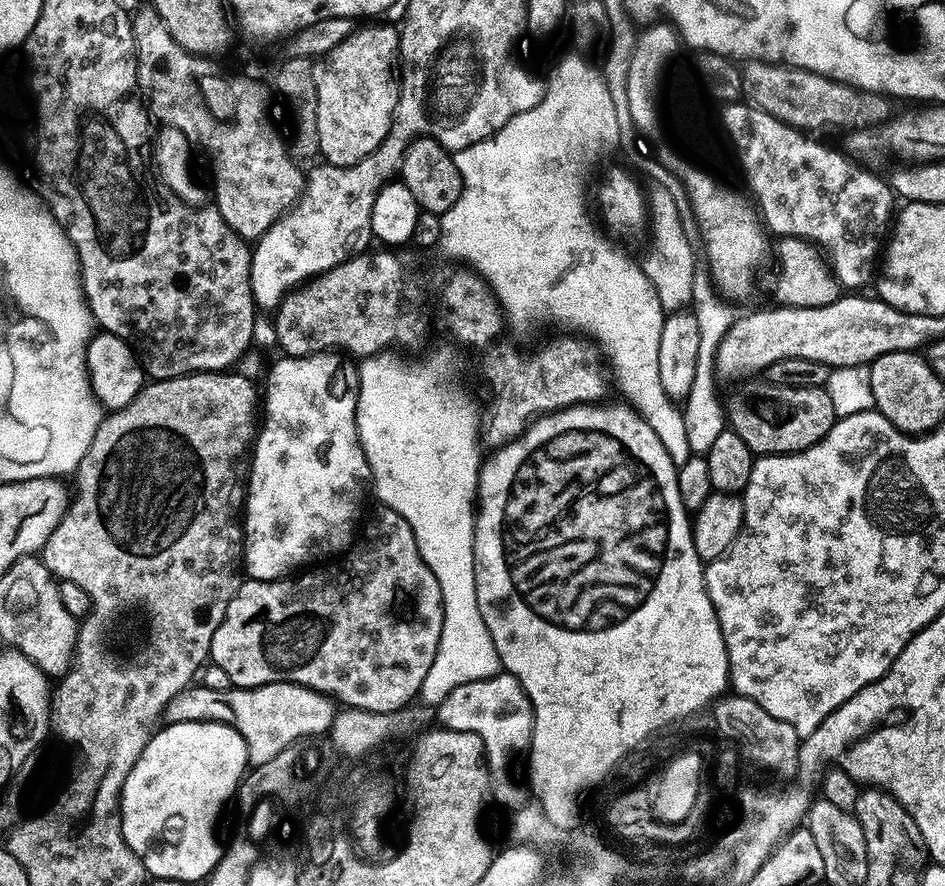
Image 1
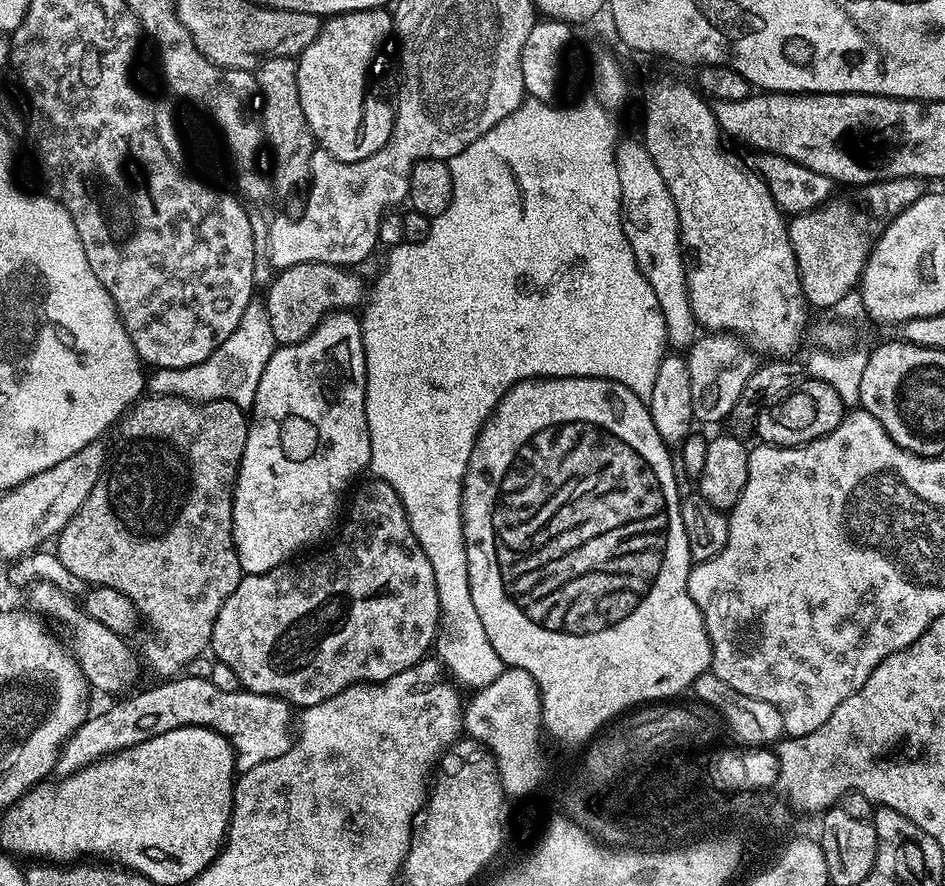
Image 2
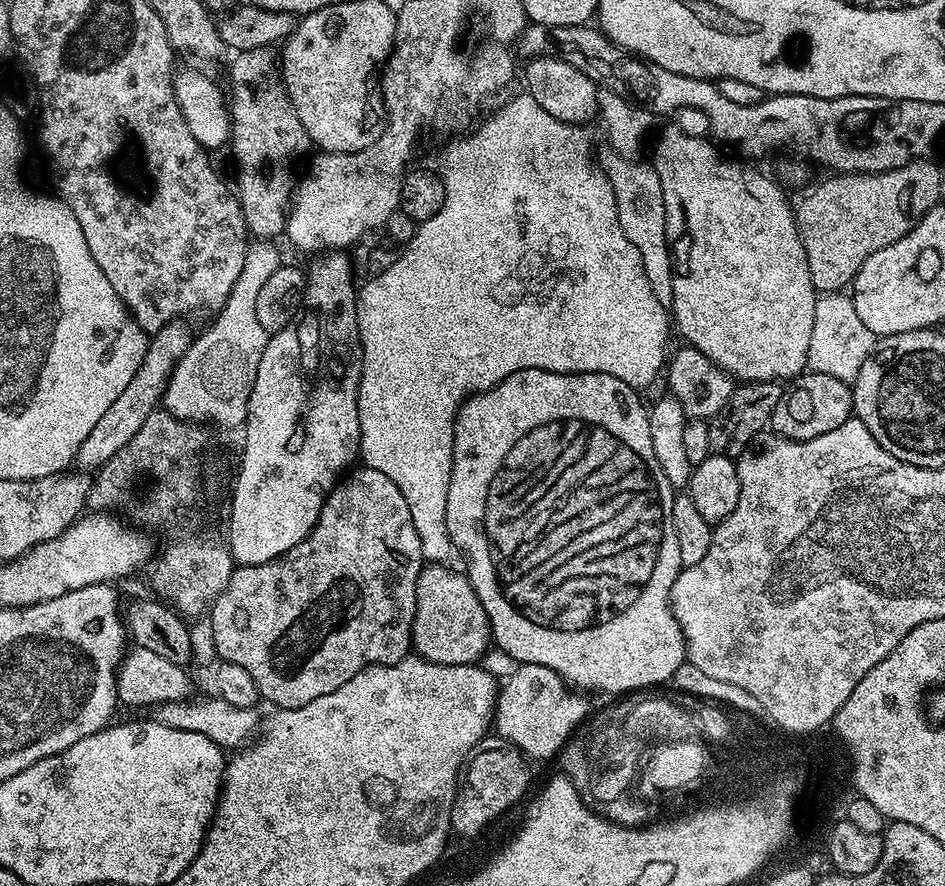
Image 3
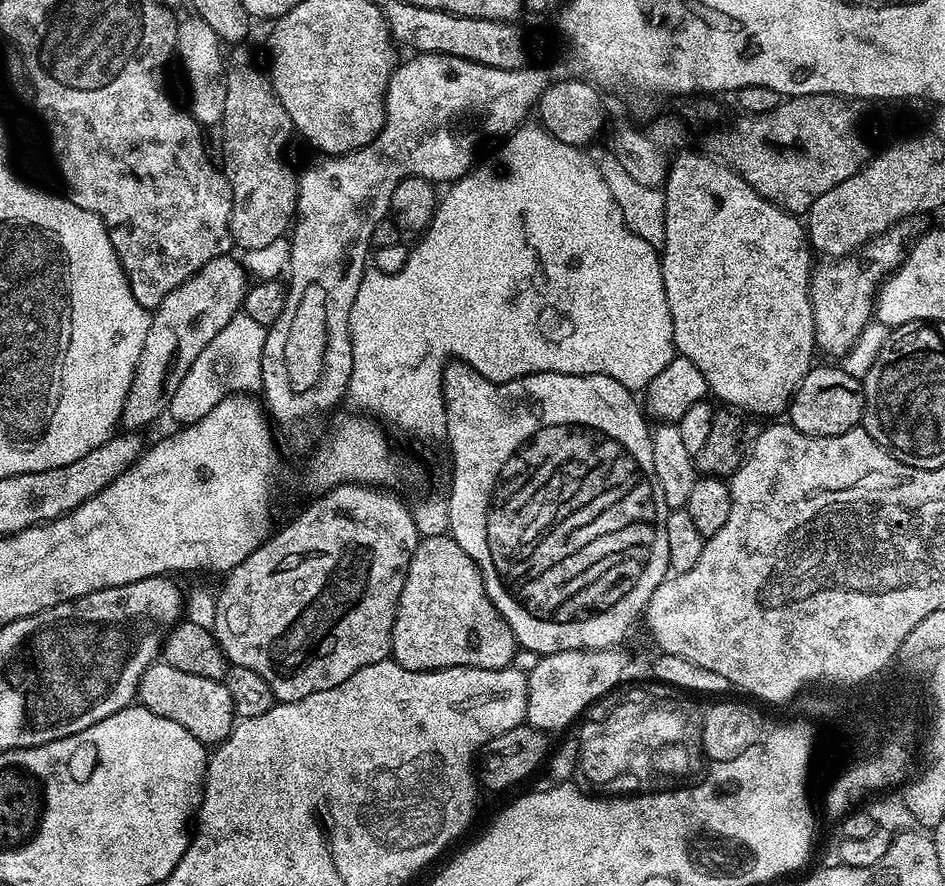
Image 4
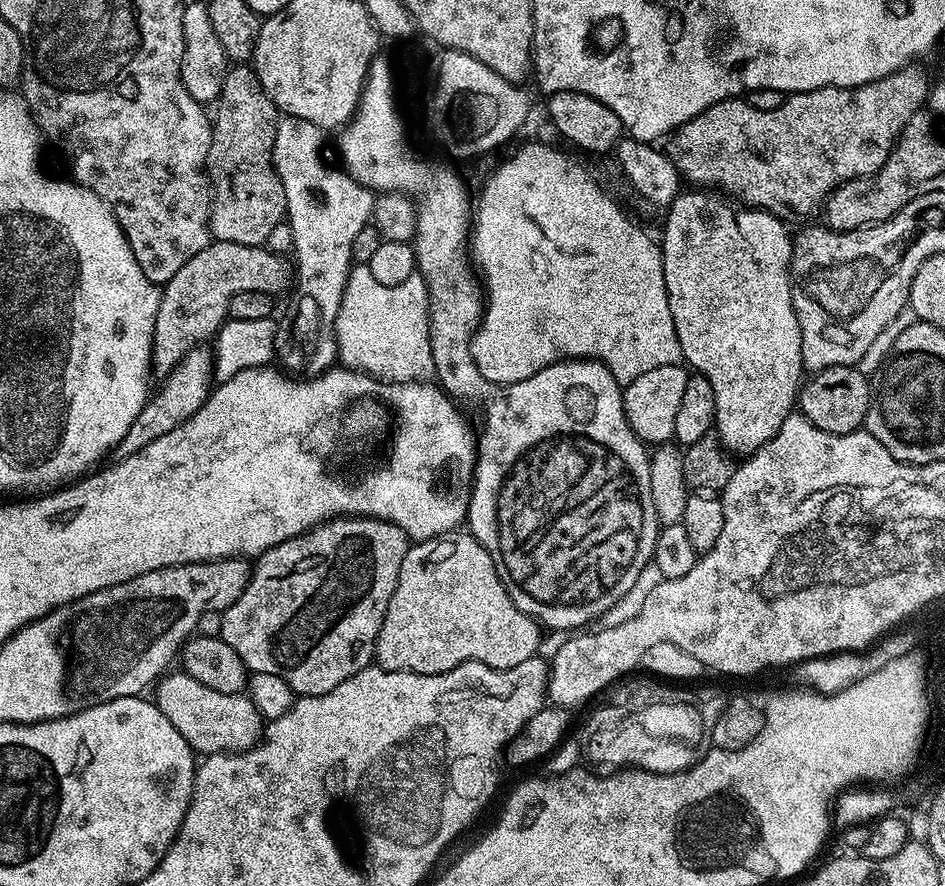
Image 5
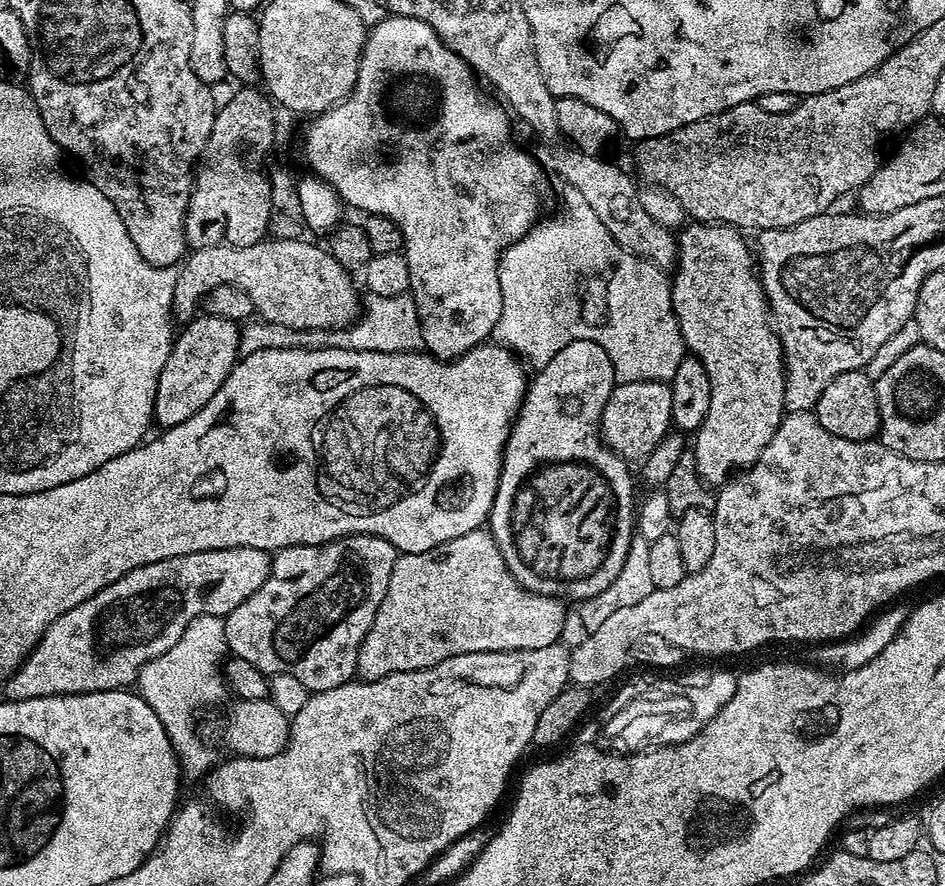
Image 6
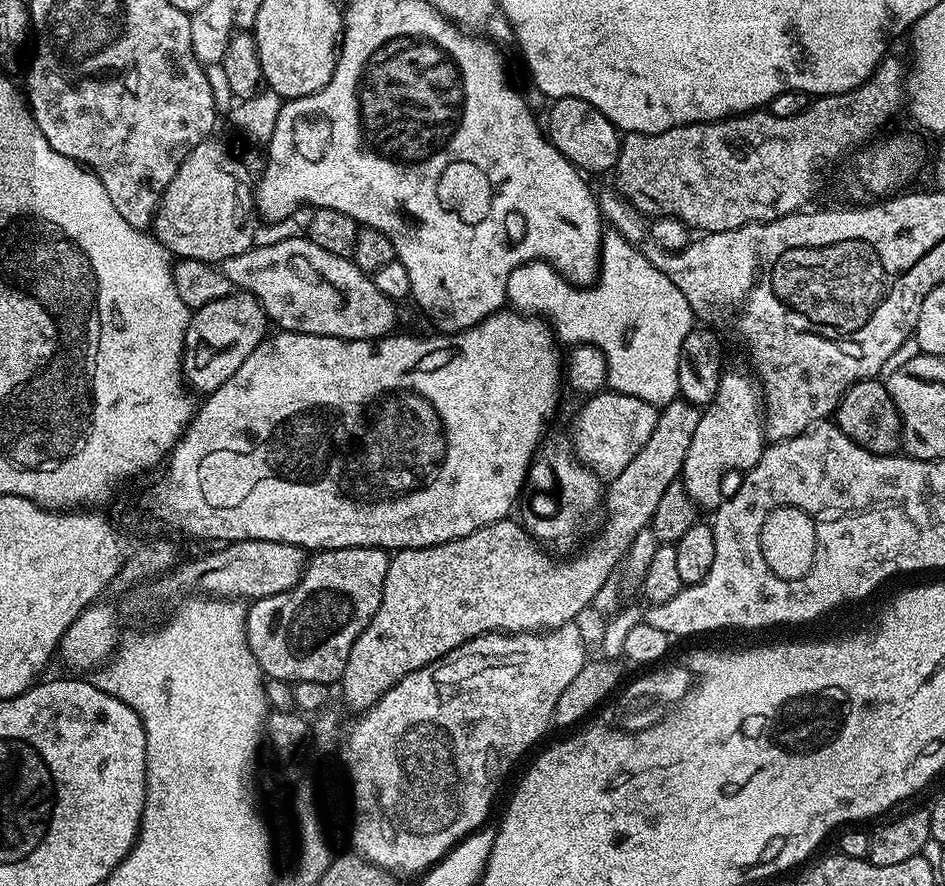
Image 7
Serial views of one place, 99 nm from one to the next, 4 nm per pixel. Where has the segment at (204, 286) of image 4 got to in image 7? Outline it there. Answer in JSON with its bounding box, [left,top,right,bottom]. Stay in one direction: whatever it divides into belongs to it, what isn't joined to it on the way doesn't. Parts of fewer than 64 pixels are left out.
[222,234,397,340]

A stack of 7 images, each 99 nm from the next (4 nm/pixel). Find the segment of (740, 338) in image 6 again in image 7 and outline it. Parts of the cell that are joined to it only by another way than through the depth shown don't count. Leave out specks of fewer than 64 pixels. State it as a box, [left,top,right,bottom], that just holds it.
[682,371,764,509]

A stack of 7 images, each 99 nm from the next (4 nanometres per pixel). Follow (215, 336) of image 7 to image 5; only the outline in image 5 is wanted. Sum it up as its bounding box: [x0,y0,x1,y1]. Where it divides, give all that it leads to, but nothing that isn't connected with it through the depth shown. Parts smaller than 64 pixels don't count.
[114,346,214,458]

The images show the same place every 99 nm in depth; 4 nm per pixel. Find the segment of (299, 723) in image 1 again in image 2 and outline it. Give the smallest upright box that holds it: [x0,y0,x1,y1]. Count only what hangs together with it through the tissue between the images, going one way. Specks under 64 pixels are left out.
[55,675,294,776]

